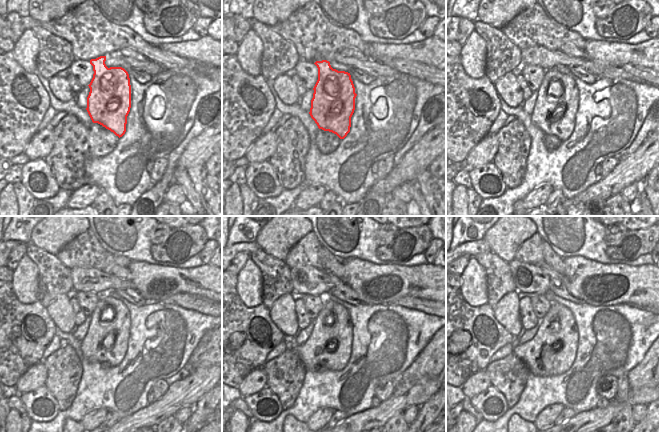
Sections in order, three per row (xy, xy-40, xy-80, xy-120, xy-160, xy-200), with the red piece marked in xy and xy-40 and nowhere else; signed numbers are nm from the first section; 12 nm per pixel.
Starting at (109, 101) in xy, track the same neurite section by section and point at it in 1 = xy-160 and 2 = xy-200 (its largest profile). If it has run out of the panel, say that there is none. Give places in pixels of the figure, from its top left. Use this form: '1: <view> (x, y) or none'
1: xy-160 (329, 346)
2: xy-200 (551, 352)

